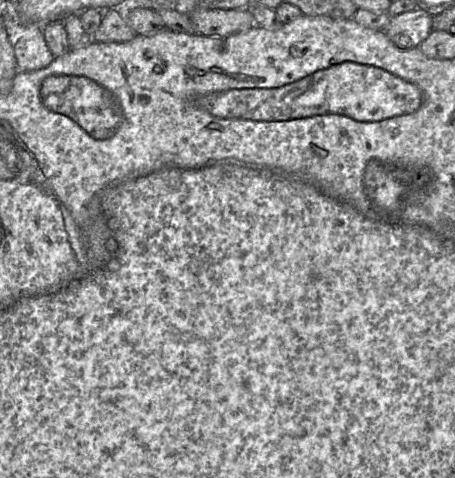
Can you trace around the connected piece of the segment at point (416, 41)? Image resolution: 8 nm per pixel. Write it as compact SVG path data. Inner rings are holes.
M415 10L392 16L385 32L400 49L418 47L431 33L432 16L424 10Z

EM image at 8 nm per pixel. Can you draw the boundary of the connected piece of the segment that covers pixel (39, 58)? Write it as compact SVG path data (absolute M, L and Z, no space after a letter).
M27 25L13 41L18 71L29 72L47 67L54 60L44 39L42 26Z

